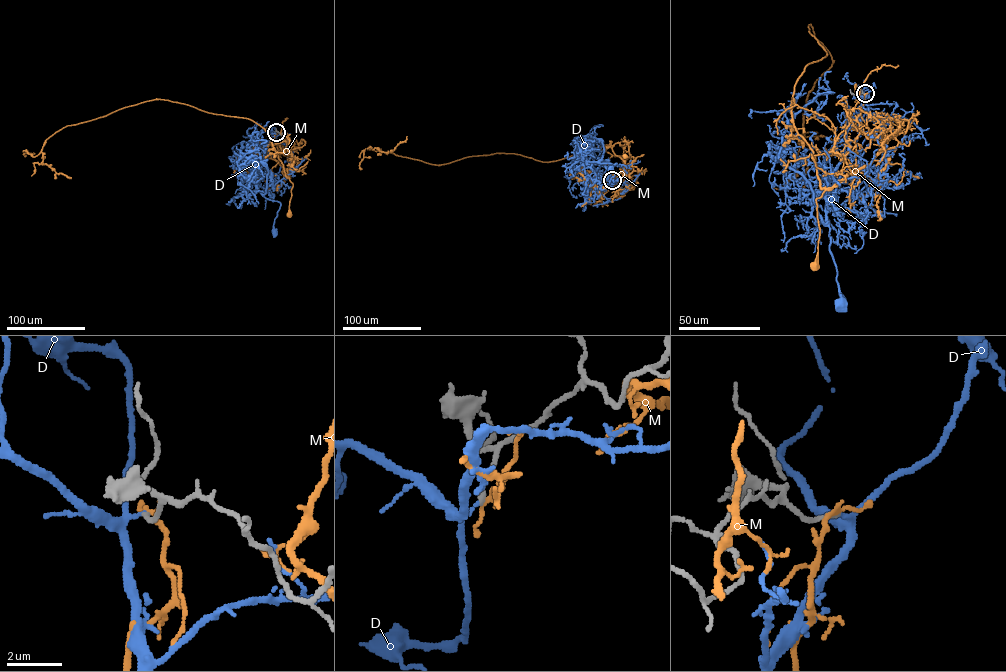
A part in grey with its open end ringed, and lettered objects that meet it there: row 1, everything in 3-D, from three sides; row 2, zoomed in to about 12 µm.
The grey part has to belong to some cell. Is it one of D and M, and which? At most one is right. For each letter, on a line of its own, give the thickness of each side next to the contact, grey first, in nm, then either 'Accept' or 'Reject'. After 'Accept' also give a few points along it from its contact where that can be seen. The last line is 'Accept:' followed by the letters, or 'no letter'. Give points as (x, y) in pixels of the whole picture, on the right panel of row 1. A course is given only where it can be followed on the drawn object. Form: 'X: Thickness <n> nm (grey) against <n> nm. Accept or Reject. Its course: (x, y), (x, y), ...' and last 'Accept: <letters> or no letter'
D: Thickness 170 nm (grey) against 100 nm. Reject
M: Thickness 180 nm (grey) against 150 nm. Reject
Accept: no letter

